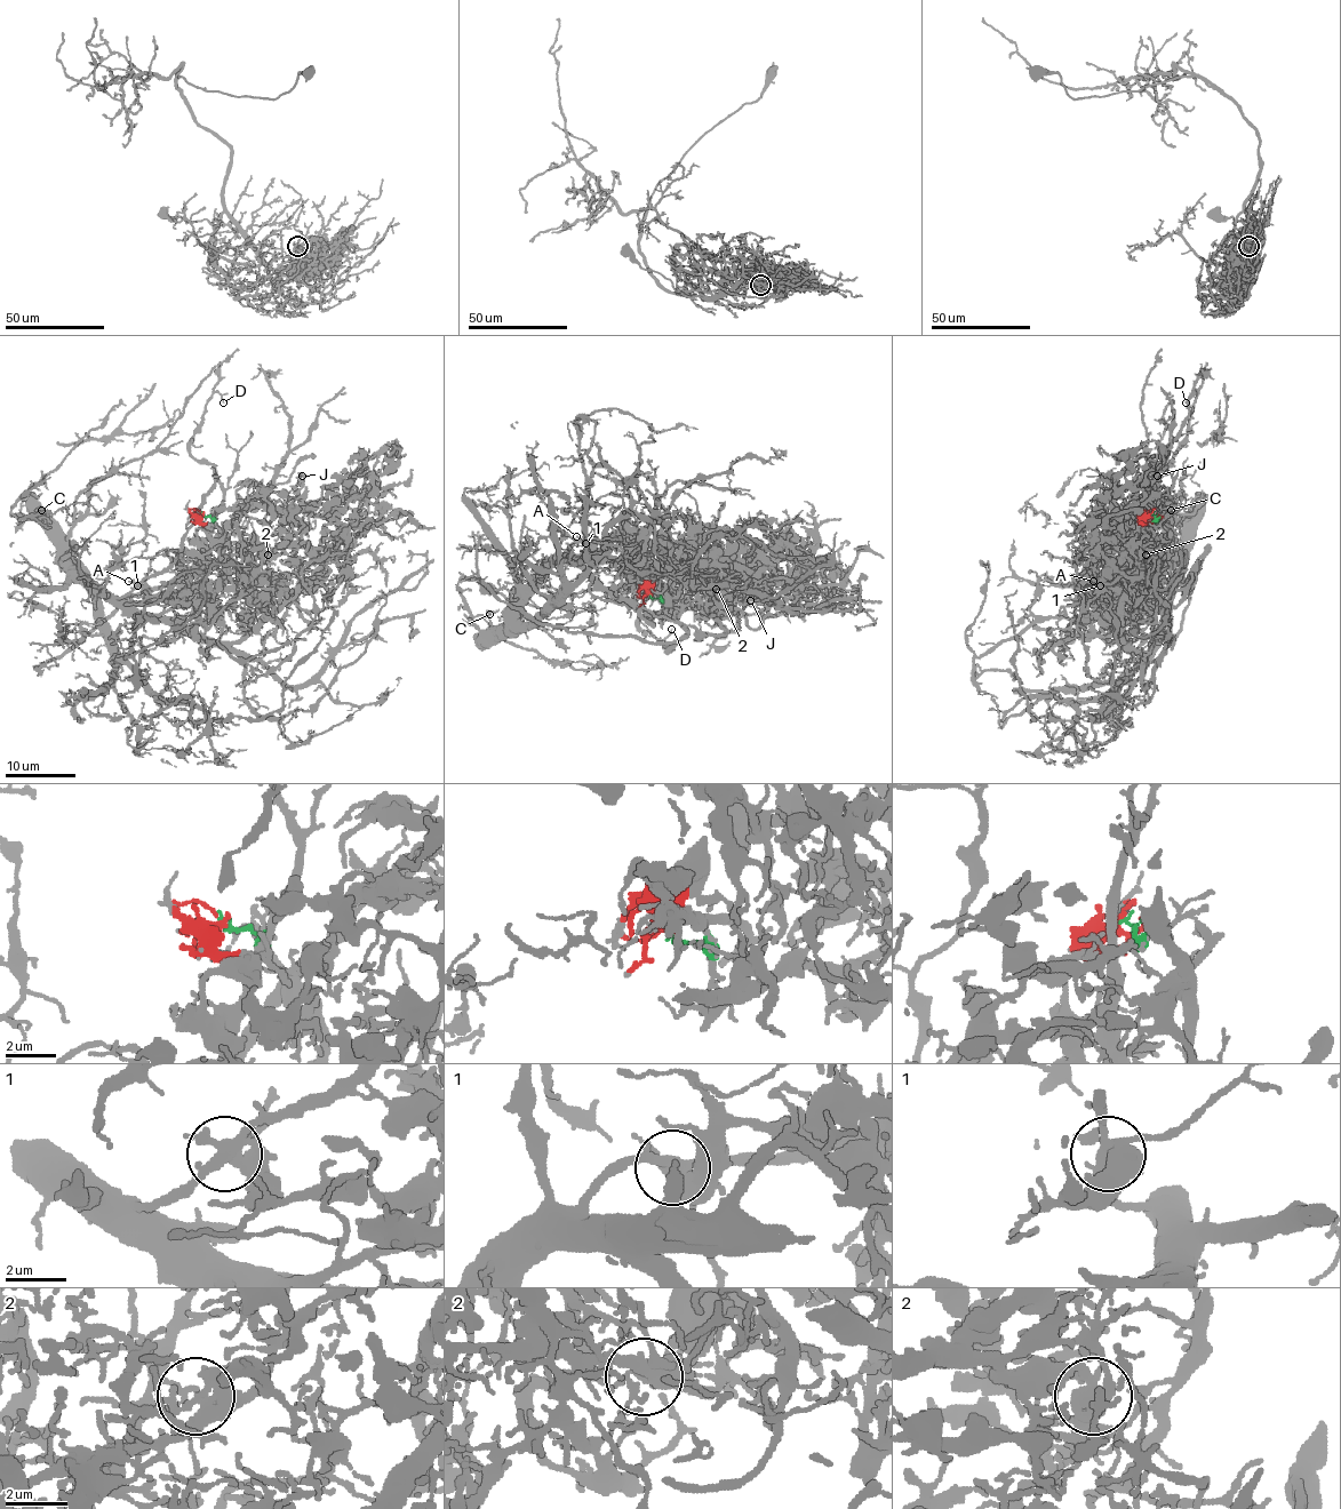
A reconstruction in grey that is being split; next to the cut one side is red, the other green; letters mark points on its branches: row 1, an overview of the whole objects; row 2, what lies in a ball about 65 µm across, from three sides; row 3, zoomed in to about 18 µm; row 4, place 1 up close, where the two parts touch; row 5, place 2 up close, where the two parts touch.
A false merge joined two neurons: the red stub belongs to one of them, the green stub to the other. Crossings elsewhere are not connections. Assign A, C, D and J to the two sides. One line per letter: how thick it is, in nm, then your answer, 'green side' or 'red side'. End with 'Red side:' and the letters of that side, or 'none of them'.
A: 180 nm thick; red side
C: 110 nm thick; green side
D: 120 nm thick; green side
J: 170 nm thick; red side
Red side: A, J

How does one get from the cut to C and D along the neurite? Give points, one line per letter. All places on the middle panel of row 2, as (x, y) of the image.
C: (649, 593), (660, 597), (627, 604), (575, 564), (557, 561), (491, 632), (491, 613)
D: (649, 593), (657, 599), (665, 592), (670, 599), (657, 612), (646, 613), (638, 625), (660, 639), (672, 629)

